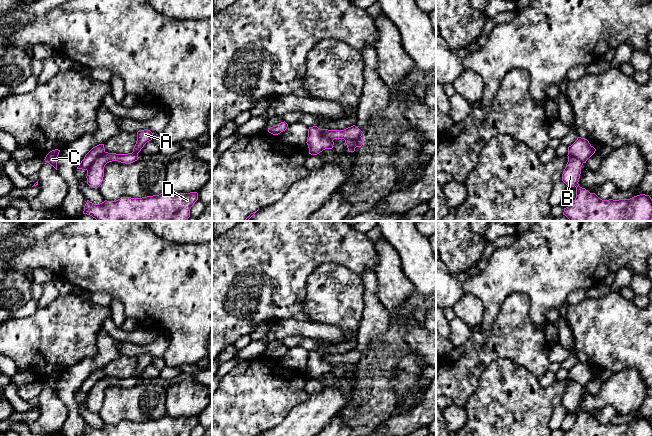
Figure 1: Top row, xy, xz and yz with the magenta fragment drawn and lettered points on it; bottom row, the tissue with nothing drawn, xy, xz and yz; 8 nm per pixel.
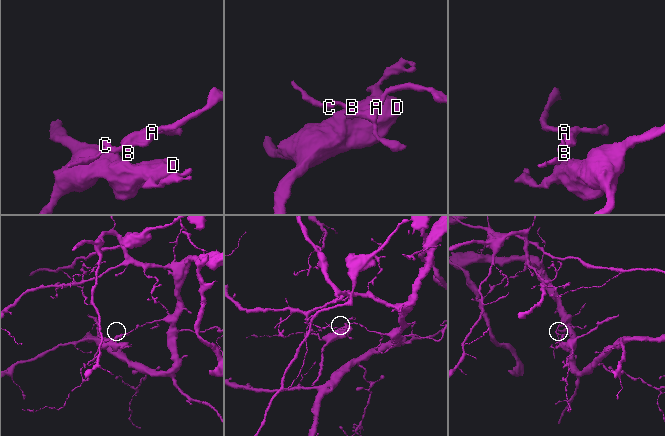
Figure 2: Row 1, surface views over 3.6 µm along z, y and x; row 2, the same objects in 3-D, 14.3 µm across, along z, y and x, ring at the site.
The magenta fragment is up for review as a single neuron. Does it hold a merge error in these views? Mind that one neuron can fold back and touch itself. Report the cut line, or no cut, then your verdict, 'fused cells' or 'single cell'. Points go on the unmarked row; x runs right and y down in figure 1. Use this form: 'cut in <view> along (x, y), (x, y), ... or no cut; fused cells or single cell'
cut in xy along (105, 376), (86, 393); fused cells

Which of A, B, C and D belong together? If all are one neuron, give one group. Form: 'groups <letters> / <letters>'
groups A C / B D

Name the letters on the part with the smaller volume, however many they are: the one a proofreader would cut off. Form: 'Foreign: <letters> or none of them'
Foreign: B, D

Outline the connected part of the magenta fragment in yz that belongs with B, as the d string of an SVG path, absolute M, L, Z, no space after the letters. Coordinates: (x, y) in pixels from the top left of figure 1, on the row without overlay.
M568 381L568 386L562 398L562 405L568 411L576 411L576 422L573 427L564 432L564 436L652 436L652 423L649 419L640 418L630 423L602 424L595 417L590 417L579 410L579 402L583 387L574 381Z

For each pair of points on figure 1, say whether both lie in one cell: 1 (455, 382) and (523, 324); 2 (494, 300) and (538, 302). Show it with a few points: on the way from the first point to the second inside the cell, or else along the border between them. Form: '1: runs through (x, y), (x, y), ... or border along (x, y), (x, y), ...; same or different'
1: runs through (472, 365), (493, 344), (506, 339); same
2: runs through (505, 289), (507, 287), (525, 287), (529, 291); same

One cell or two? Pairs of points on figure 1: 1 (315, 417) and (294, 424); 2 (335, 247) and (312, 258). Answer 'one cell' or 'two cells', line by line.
1: one cell
2: one cell

